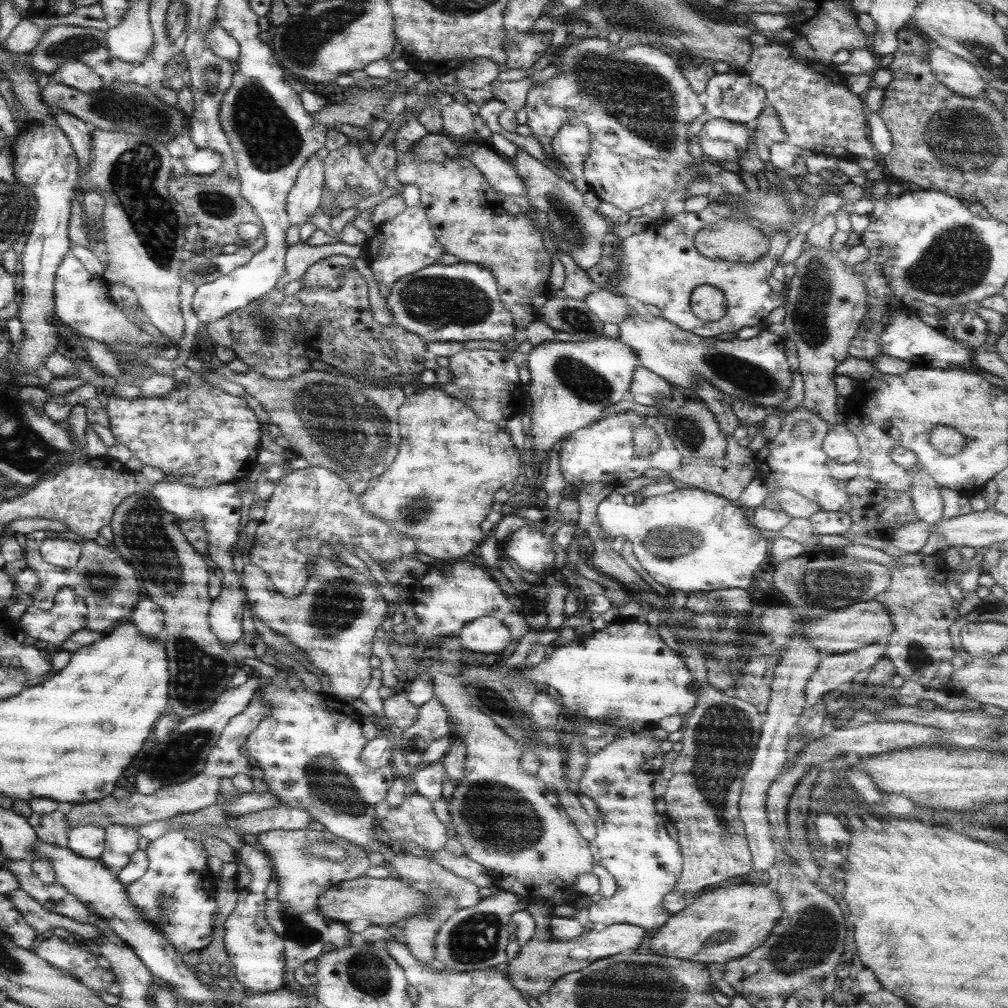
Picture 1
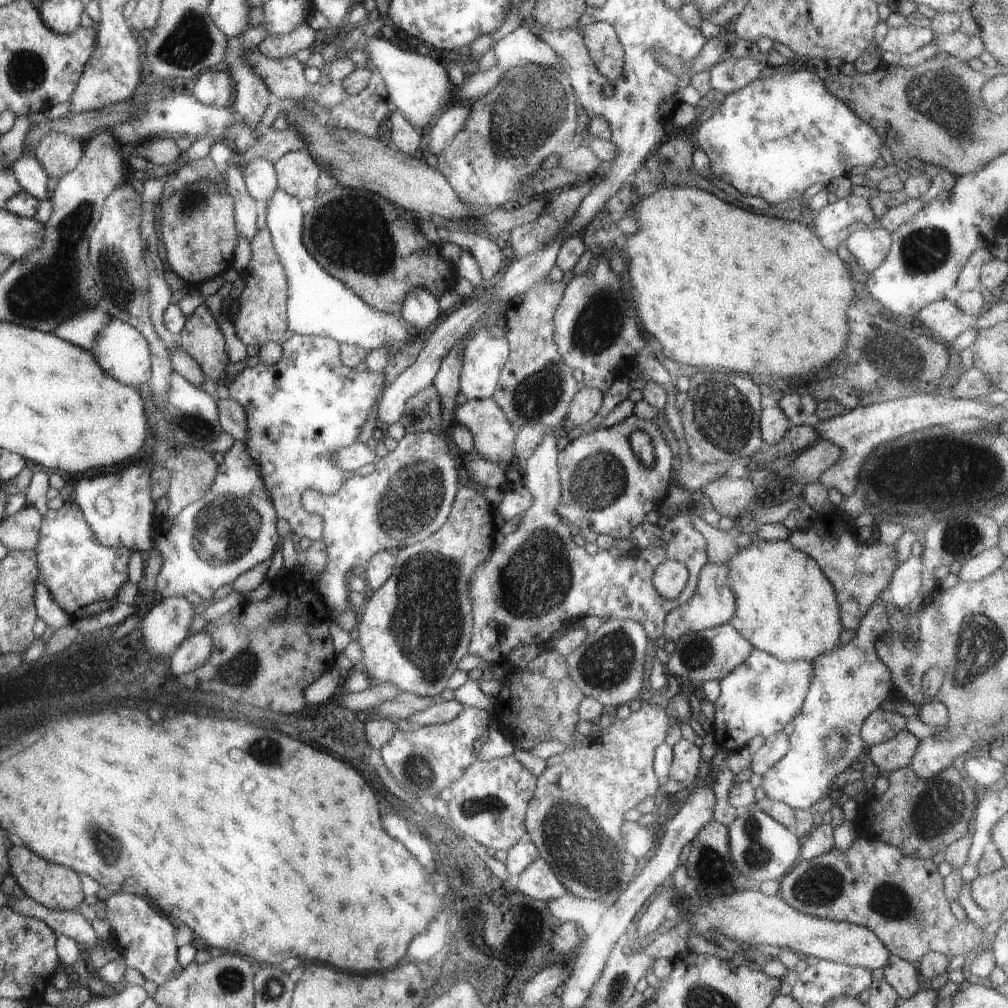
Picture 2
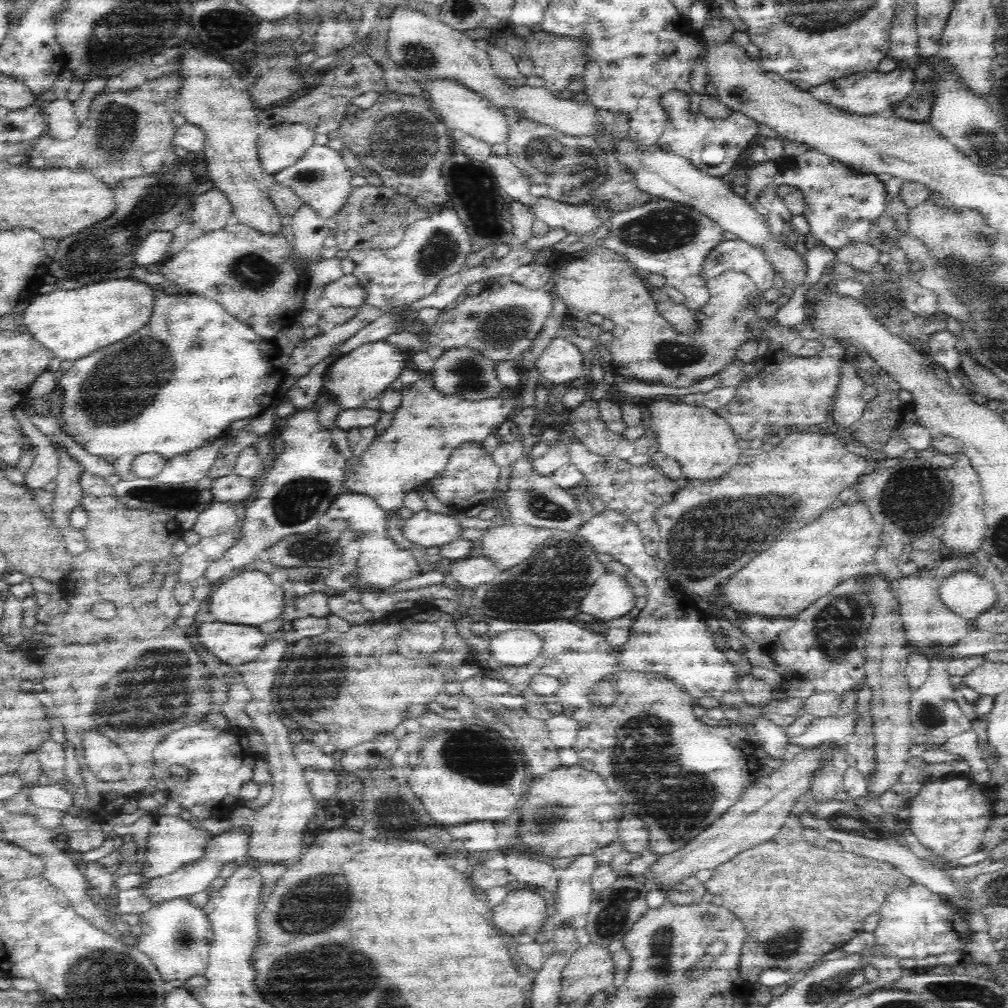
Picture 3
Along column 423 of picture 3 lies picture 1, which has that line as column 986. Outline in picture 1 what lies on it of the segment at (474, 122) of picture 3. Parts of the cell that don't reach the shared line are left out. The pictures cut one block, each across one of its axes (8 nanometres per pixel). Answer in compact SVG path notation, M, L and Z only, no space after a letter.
M942 48L929 49L927 60L933 76L957 95L975 99L983 95L989 85L979 77L972 64Z

